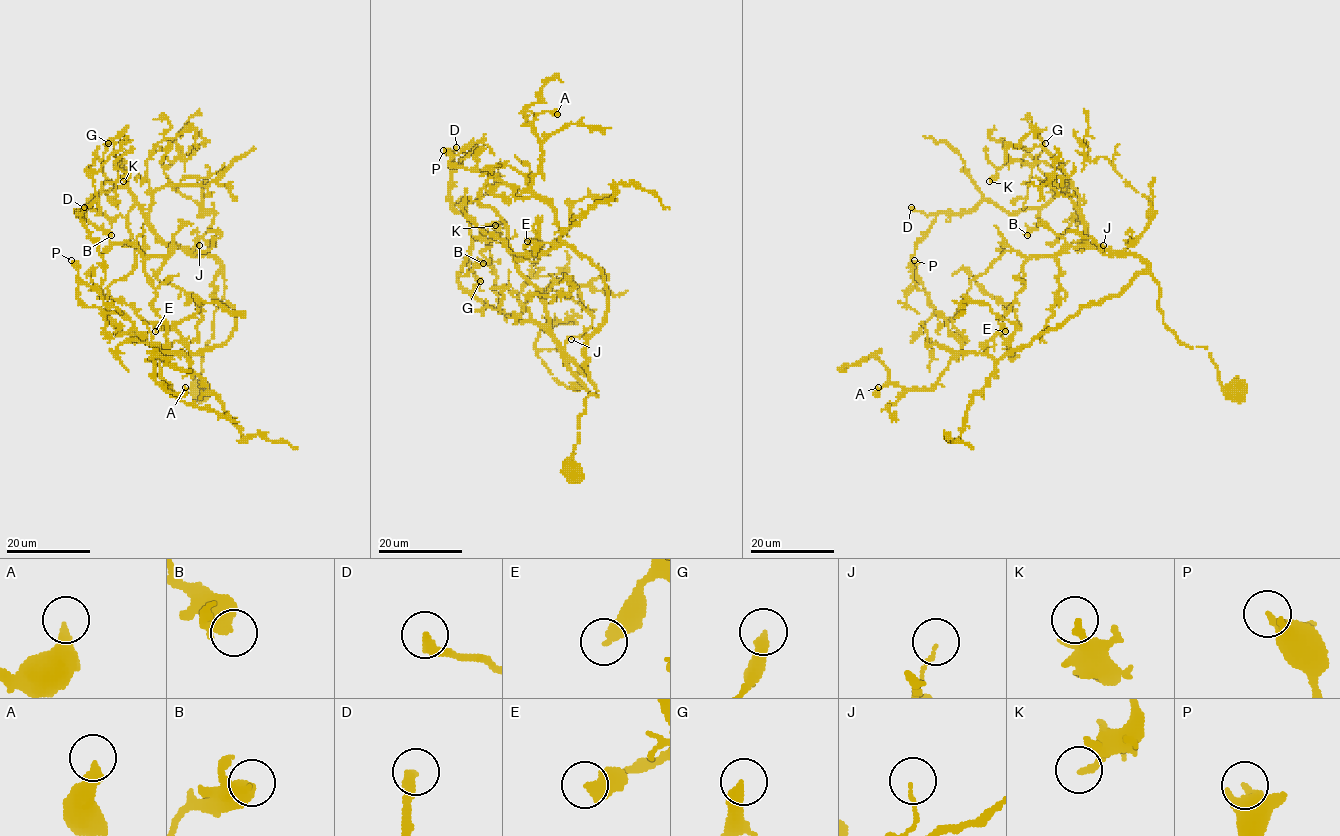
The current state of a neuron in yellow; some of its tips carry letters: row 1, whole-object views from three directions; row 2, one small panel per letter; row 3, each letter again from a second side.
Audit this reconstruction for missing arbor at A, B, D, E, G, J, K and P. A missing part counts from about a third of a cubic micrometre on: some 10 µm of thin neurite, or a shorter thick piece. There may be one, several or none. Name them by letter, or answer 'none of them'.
none of them

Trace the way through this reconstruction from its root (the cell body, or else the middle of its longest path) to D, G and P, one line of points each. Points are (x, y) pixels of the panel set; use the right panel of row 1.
D: (1239, 392), (1166, 326), (1148, 267), (1086, 240), (1071, 186), (1011, 214), (911, 207)
G: (1239, 392), (1166, 326), (1148, 267), (1086, 240), (1078, 194), (1037, 166), (1045, 143)
P: (1239, 392), (1222, 386), (1206, 348), (1183, 345), (1166, 326), (1149, 273), (993, 359), (961, 350), (914, 260)

